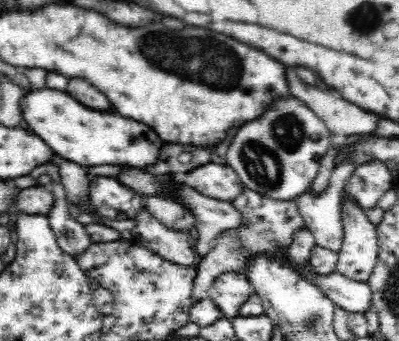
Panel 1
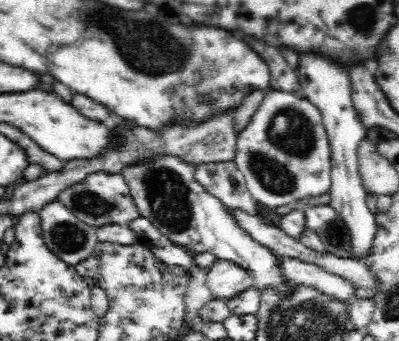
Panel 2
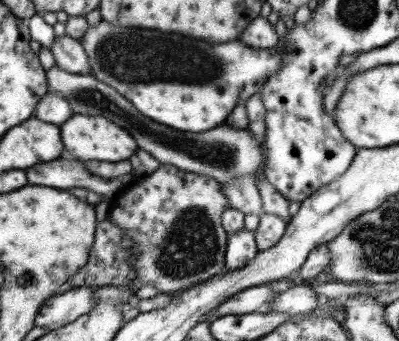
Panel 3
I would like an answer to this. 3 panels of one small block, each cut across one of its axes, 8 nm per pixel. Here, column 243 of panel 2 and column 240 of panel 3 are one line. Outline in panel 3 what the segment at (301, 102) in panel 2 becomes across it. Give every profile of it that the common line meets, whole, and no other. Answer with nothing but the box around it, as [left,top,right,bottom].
[47,66,263,184]

